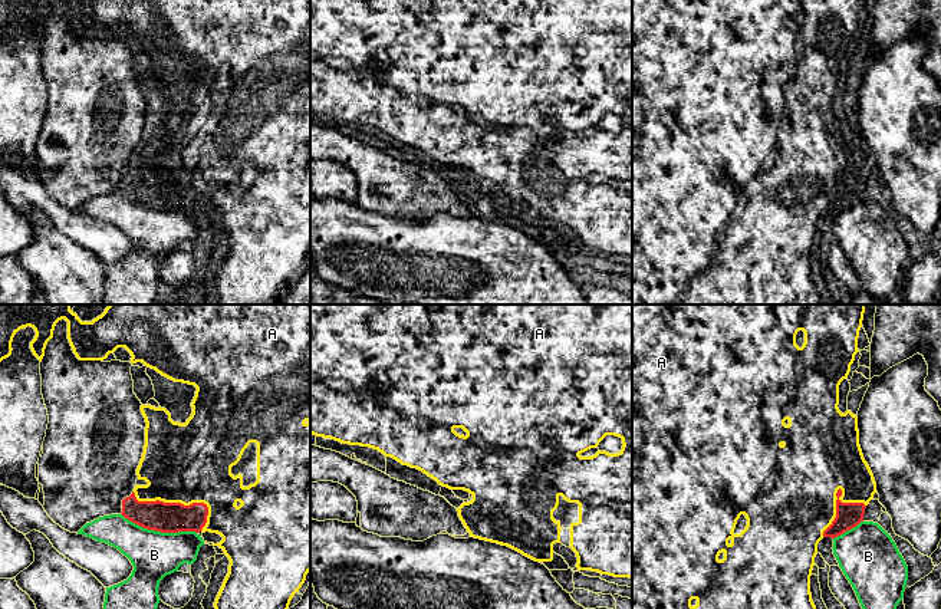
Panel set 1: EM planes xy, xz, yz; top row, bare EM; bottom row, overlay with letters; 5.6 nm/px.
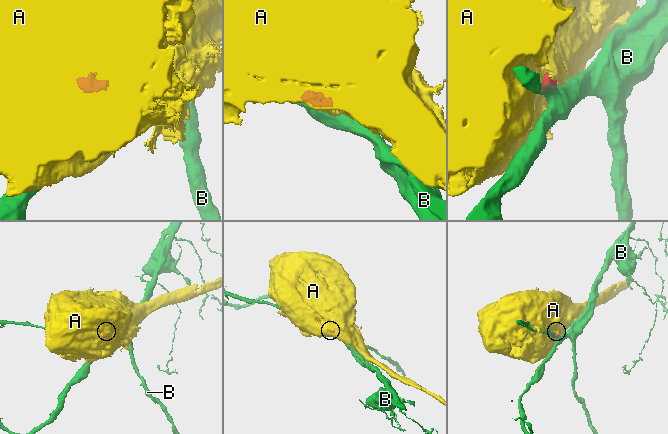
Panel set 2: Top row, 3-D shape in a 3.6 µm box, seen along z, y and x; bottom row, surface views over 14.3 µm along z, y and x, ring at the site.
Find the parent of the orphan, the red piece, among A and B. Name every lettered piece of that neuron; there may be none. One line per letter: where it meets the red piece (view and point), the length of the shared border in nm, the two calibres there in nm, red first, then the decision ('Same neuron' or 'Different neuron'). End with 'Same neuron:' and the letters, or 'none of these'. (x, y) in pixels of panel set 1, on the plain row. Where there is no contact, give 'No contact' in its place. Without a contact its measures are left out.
A: Touches red at xy (175, 181). Shared border 460 nm. Thickness 180 nm (red) against 460 nm. Same neuron
B: Touches red at xy (158, 208). Shared border 440 nm. Thickness 180 nm (red) against 260 nm. Different neuron
Same neuron: A

